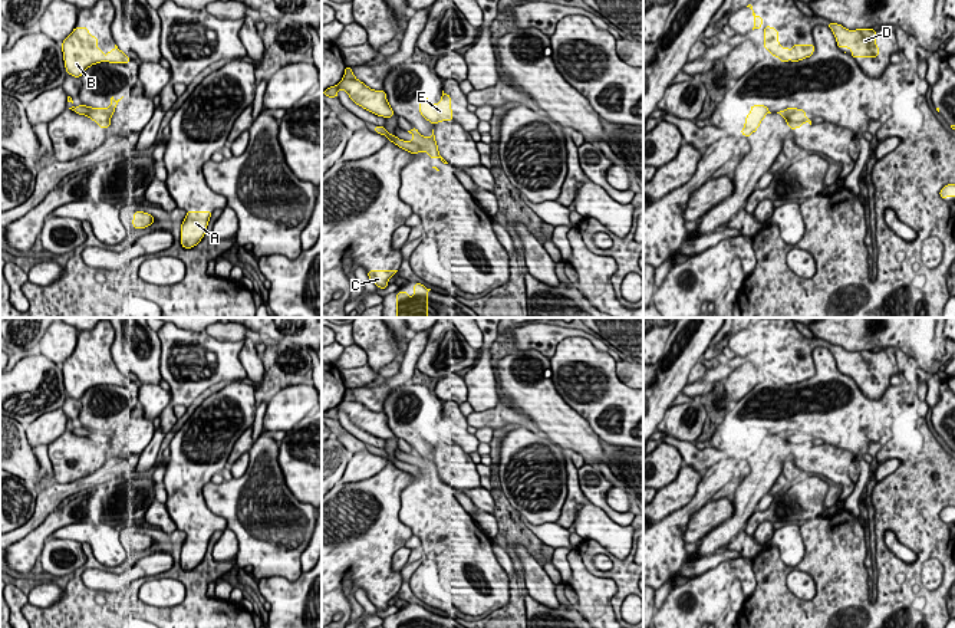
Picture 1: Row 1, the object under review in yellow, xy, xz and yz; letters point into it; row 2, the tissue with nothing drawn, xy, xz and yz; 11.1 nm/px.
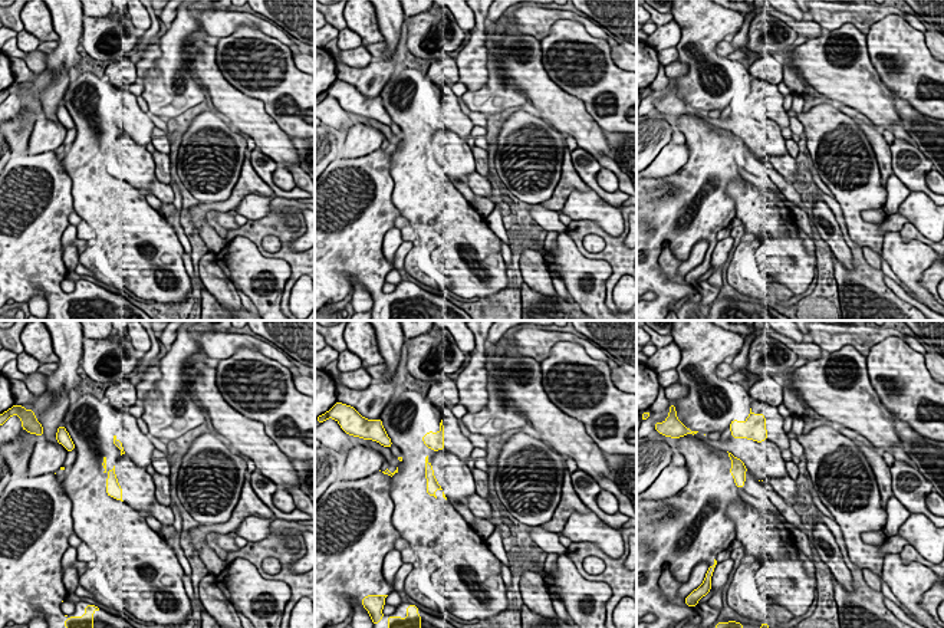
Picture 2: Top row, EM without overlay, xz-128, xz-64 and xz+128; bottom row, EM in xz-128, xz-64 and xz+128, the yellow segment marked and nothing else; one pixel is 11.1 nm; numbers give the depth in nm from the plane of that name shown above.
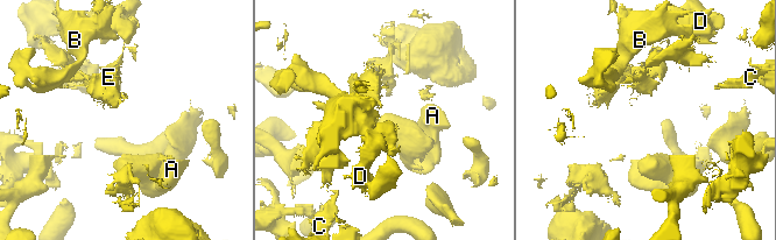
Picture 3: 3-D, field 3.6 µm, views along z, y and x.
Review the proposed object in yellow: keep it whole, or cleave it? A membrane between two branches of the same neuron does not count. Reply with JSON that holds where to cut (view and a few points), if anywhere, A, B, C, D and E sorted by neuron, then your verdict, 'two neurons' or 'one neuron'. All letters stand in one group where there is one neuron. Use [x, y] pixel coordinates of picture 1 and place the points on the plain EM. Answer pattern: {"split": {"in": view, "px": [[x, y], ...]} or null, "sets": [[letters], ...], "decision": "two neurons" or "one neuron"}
{"split": {"in": "xz", "px": [[424, 459], [431, 479]]}, "sets": [["A", "B", "C", "D"], ["E"]], "decision": "two neurons"}

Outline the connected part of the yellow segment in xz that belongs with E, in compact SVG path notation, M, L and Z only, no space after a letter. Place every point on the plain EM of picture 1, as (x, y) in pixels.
M442 412L441 424L432 427L428 424L428 420L424 415L419 415L421 427L419 434L421 437L429 443L432 447L441 443L454 443L452 431L451 431L451 418Z

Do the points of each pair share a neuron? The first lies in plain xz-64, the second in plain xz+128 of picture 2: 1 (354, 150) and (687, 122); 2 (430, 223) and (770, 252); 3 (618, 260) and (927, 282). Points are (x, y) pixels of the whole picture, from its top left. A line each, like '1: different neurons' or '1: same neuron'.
1: different neurons
2: same neuron
3: same neuron

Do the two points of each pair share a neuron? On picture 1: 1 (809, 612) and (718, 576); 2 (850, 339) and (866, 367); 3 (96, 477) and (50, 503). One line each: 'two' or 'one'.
1: two
2: two
3: one

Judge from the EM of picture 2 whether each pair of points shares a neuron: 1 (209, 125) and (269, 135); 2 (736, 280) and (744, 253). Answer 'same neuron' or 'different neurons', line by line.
1: different neurons
2: same neuron

